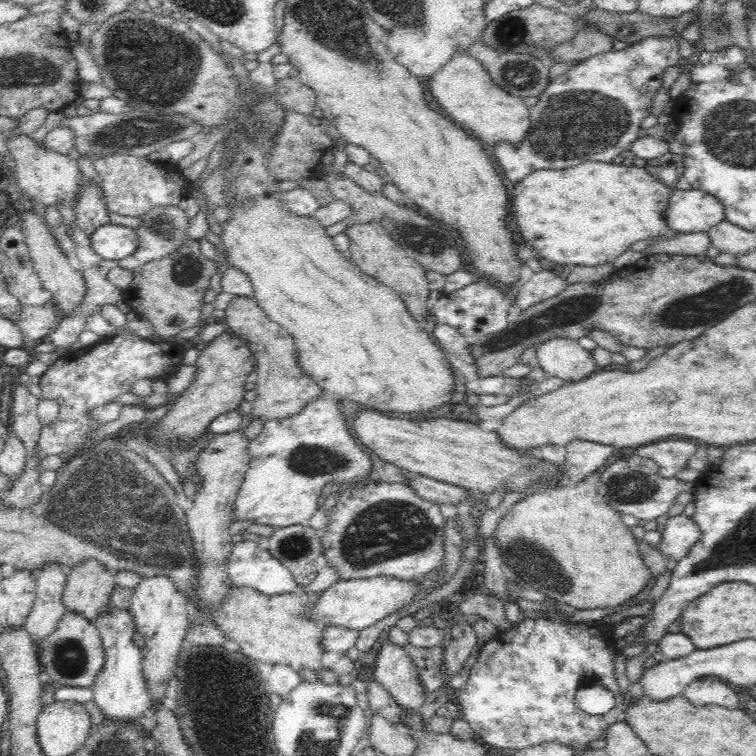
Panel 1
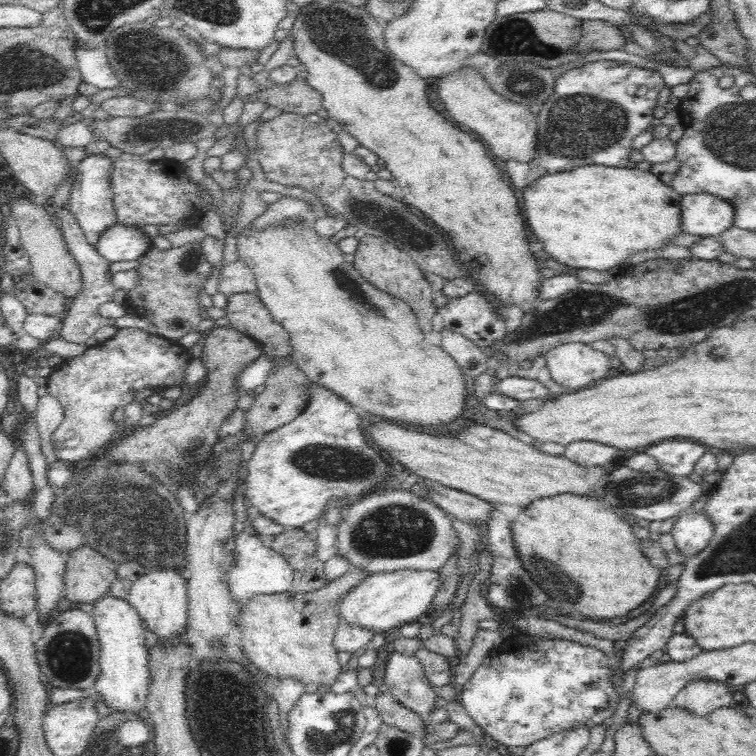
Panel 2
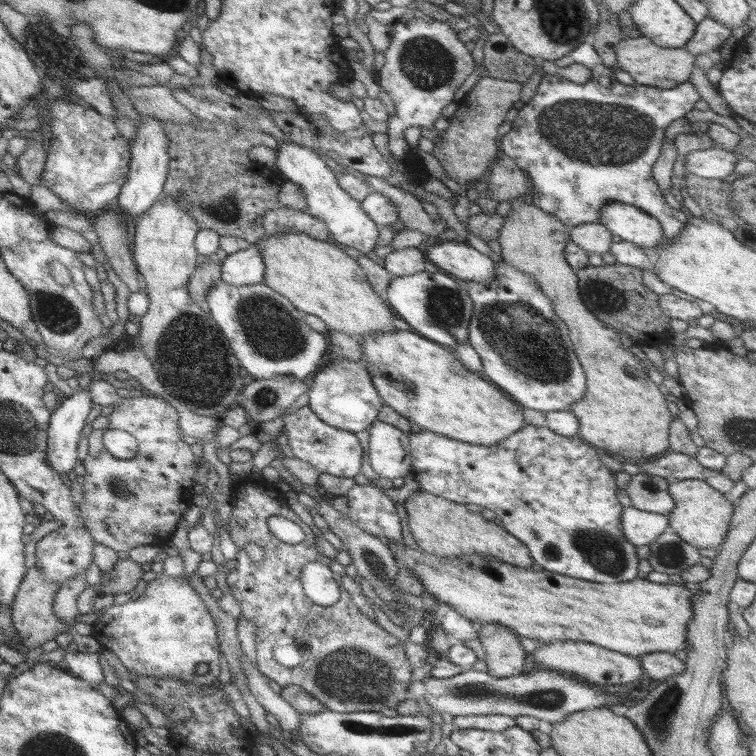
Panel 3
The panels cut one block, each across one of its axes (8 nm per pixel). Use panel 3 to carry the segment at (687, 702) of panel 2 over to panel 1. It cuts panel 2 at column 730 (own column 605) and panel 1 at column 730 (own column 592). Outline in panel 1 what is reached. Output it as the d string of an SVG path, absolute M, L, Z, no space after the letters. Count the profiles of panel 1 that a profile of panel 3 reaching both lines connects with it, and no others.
M704 678L691 682L682 696L697 708L712 705L728 709L739 708L739 698L734 690L720 679Z

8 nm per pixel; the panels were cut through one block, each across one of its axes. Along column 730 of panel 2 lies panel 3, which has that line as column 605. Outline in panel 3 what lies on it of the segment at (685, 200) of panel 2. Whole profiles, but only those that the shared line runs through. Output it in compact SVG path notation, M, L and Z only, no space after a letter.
M604 204L599 209L599 224L622 241L641 248L657 246L665 239L657 220L628 204Z

